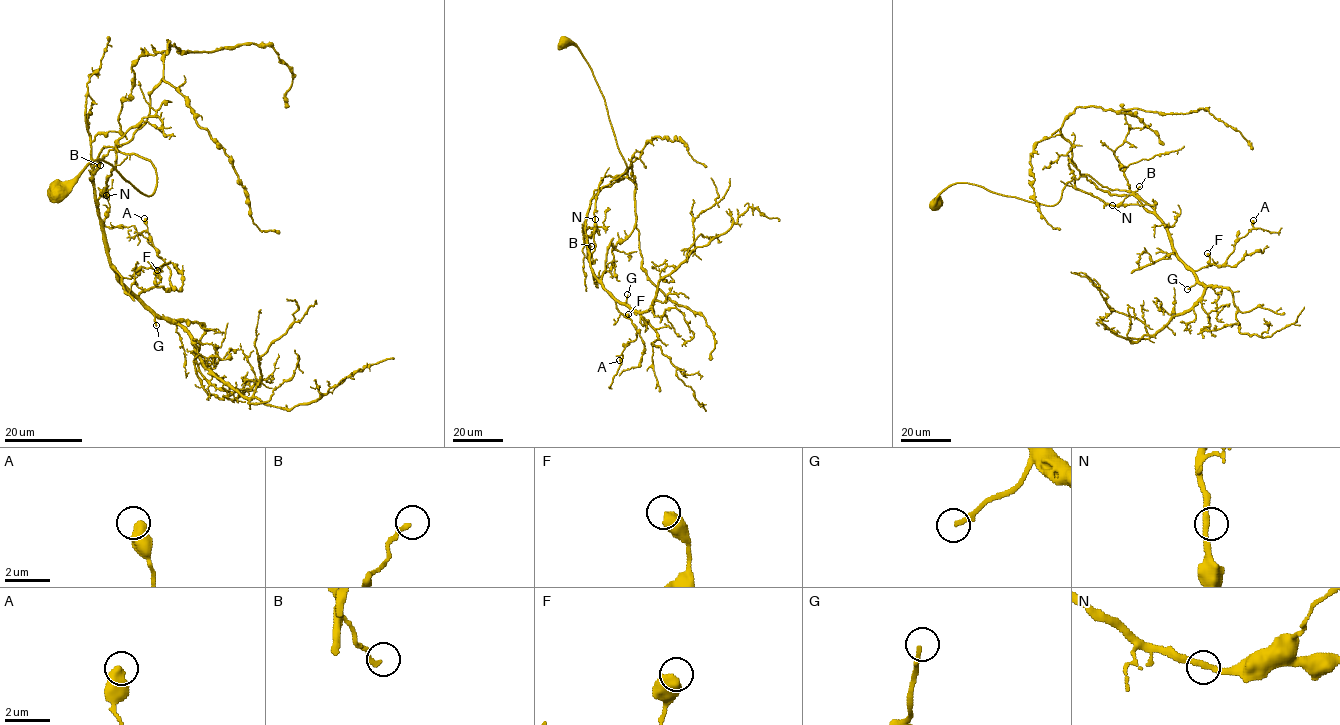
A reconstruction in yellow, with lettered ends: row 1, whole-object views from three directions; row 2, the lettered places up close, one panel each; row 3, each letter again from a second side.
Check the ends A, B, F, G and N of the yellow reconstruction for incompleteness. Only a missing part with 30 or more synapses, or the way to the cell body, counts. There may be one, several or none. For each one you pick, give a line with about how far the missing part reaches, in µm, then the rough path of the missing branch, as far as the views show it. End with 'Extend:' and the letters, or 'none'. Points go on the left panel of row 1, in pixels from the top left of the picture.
Extend: none

